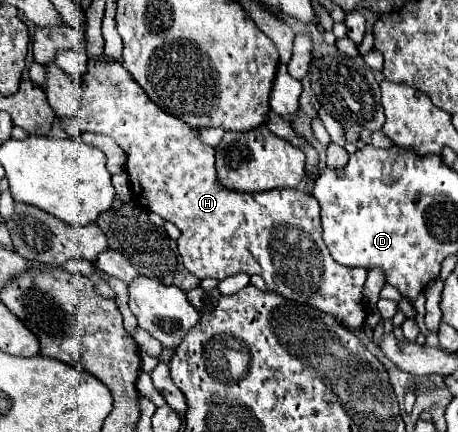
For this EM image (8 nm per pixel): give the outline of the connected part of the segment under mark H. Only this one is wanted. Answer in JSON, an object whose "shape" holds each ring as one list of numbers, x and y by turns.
{"shape":[[104,53,96,59,90,57,88,69,78,85,82,89,80,107,72,119,60,119,60,127,70,137,80,137,84,131,110,135,124,149,132,197,146,203,148,211,158,213,182,231,178,239,178,251,182,255,184,267,194,277,212,277,220,281,236,273,260,275,266,281,268,291,280,293,296,303,306,303,320,311,326,311,336,319,344,321,348,327,362,327,368,315,362,301,366,269,346,267,332,259,328,247,322,241,320,207,310,193,304,193,302,187,272,189,264,193,240,193,220,185,214,165,214,149,210,145,204,145,198,133,184,121,162,111,156,103,152,103,146,91,124,69,122,61,112,61]]}

